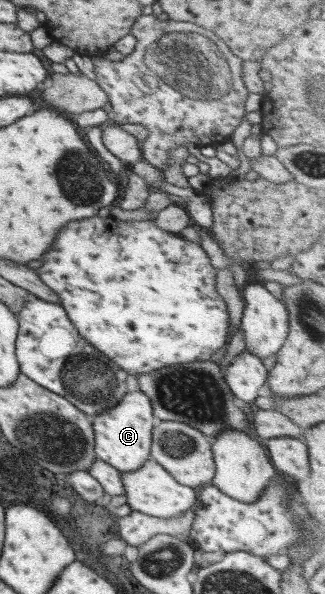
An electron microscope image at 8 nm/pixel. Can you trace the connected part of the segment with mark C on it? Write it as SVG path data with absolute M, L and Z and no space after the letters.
M139 389L127 391L111 408L95 415L90 422L96 458L106 462L119 473L139 468L150 458L151 431L155 422L147 396Z

